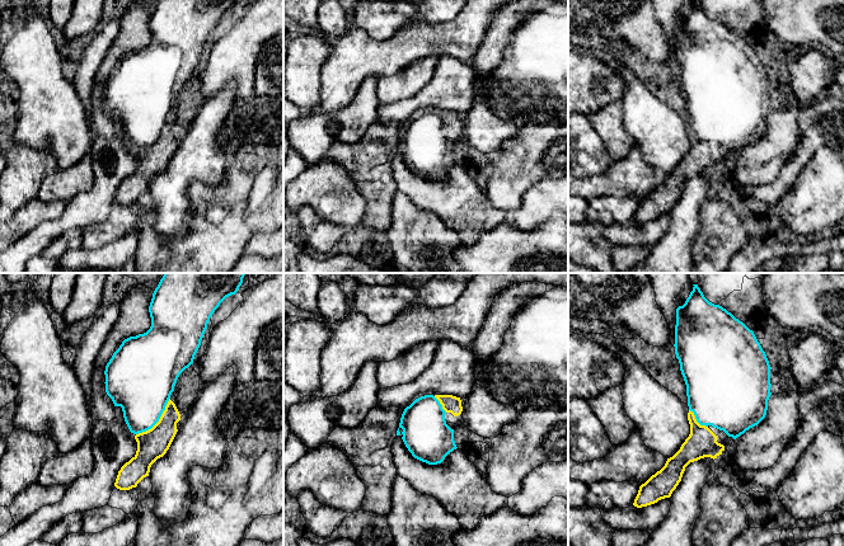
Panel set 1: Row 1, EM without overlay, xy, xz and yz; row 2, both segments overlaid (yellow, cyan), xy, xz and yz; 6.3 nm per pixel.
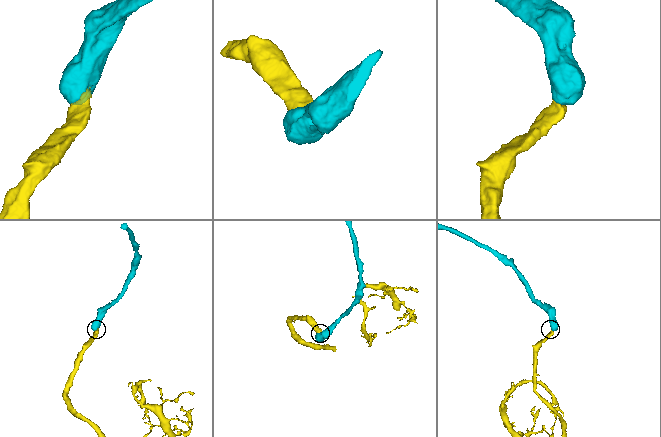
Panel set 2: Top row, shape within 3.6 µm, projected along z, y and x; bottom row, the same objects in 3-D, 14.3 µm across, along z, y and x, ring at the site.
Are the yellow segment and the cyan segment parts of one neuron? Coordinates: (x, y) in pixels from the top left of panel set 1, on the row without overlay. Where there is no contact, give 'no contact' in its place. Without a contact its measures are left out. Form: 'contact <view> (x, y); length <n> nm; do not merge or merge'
contact xy (159, 136); length 320 nm; merge

